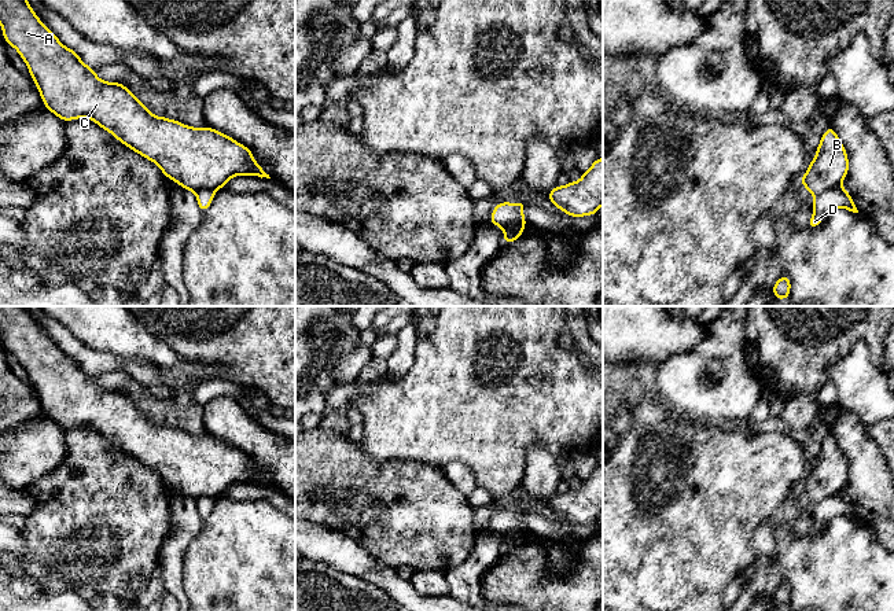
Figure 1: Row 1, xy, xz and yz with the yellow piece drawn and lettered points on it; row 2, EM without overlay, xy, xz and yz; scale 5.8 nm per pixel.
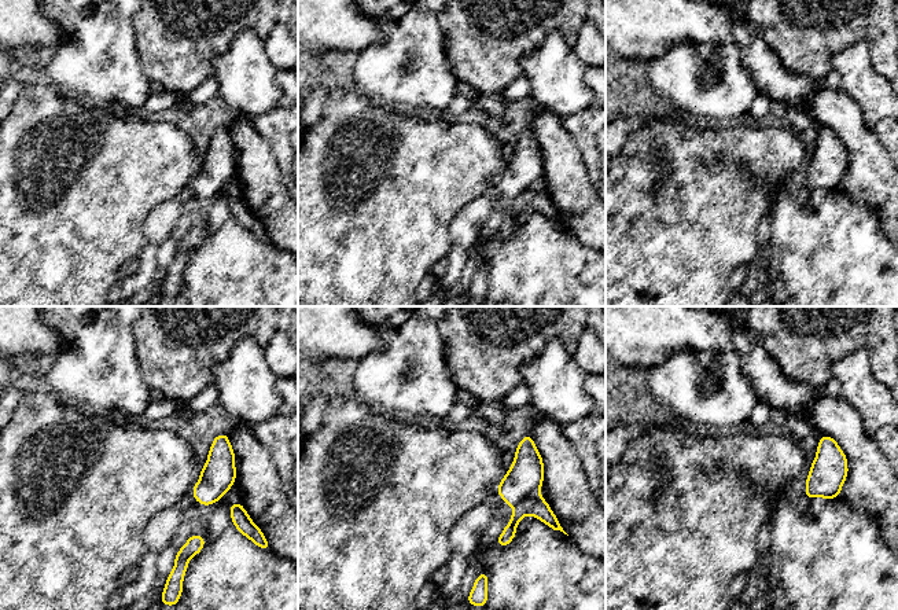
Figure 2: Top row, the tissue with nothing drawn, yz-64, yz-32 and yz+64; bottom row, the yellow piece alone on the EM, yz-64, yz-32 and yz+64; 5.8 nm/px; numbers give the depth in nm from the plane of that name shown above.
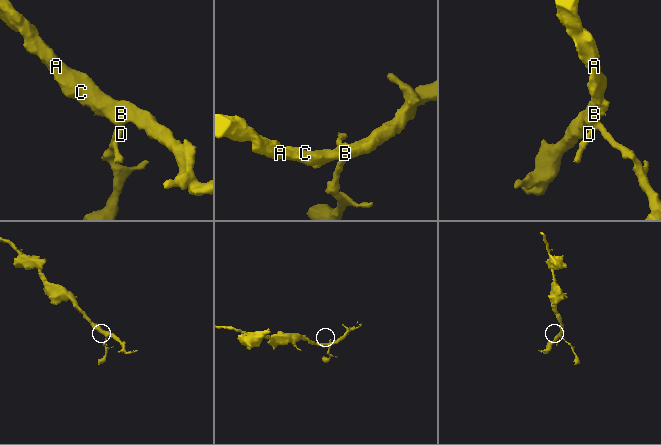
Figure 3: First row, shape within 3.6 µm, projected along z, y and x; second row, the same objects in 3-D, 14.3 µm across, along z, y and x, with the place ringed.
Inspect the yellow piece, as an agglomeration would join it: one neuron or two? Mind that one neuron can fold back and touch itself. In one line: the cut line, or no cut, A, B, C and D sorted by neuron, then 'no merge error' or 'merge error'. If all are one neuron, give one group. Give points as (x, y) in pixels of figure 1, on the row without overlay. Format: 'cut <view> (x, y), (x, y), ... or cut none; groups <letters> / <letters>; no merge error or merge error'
cut yz (839, 493), (816, 504); groups A B C / D; merge error

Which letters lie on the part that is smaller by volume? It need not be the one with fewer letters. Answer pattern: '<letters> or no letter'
D

